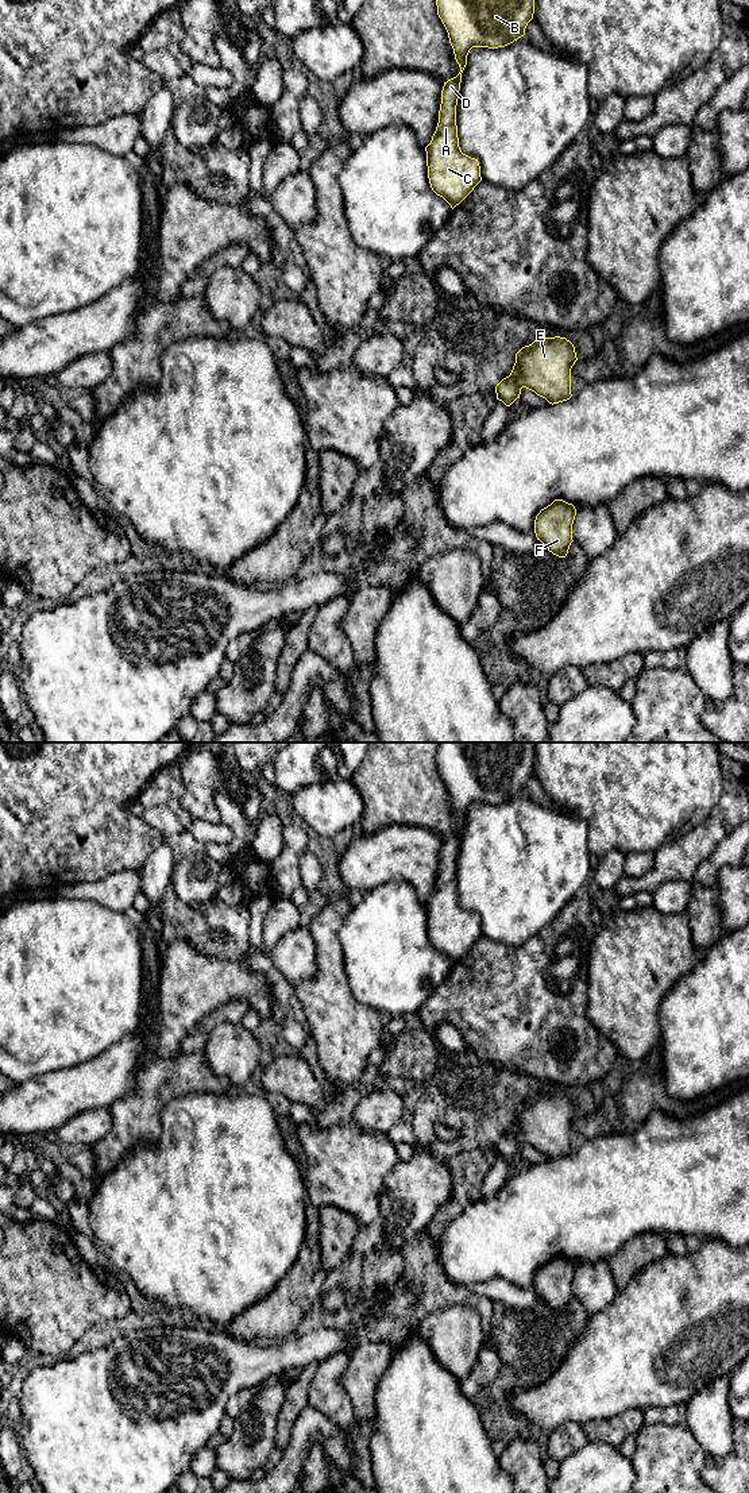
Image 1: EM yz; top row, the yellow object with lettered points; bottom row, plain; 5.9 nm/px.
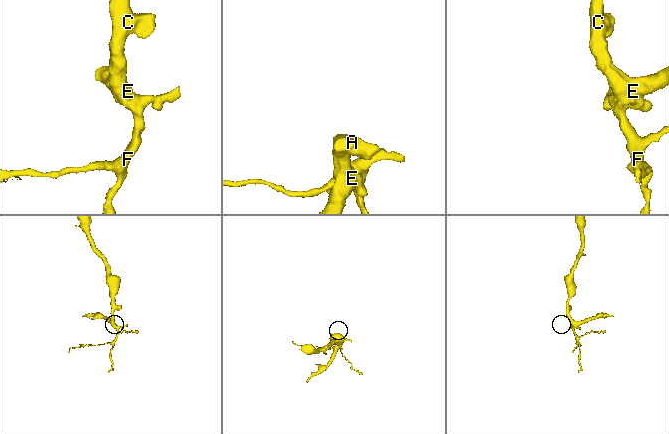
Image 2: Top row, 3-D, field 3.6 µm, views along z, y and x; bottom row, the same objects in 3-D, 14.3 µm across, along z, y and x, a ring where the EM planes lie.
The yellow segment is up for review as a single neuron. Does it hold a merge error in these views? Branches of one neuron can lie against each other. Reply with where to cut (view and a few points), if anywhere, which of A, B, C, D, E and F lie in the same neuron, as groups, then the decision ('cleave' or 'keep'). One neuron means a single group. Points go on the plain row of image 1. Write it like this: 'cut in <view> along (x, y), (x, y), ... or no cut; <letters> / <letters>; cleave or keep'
no cut; A B C D E F; keep

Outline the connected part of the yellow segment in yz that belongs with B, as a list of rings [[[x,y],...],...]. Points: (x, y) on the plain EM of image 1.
[[[439,742],[436,761],[460,827],[444,838],[439,879],[425,907],[431,944],[453,965],[482,937],[478,915],[462,908],[457,894],[456,861],[467,811],[472,803],[505,803],[525,791],[534,769],[534,742]]]

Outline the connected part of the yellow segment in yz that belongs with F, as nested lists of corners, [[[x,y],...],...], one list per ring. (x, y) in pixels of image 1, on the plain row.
[[[555,1255],[541,1265],[534,1276],[534,1289],[549,1308],[565,1313],[572,1296],[572,1280],[576,1265],[572,1259]]]

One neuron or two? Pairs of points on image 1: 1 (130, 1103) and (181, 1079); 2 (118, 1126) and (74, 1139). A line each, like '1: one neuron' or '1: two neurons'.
1: one neuron
2: two neurons

